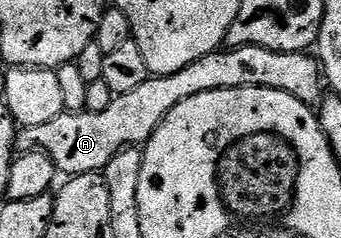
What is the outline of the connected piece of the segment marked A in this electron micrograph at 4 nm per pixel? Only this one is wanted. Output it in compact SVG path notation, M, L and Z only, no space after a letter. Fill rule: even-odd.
M245 45L239 49L223 47L216 53L204 55L204 59L196 59L196 63L188 63L184 71L163 77L150 76L144 83L140 83L140 87L114 96L108 108L99 113L64 111L56 115L56 119L40 123L40 127L19 128L16 133L16 149L18 153L37 150L48 154L55 170L59 174L66 173L62 175L67 178L102 173L108 163L120 155L120 151L145 146L156 127L164 123L168 111L176 107L176 103L184 103L184 99L192 99L192 95L200 95L204 91L240 87L284 91L311 107L321 106L324 100L324 74L317 56L309 52L268 51L268 47L255 45Z

